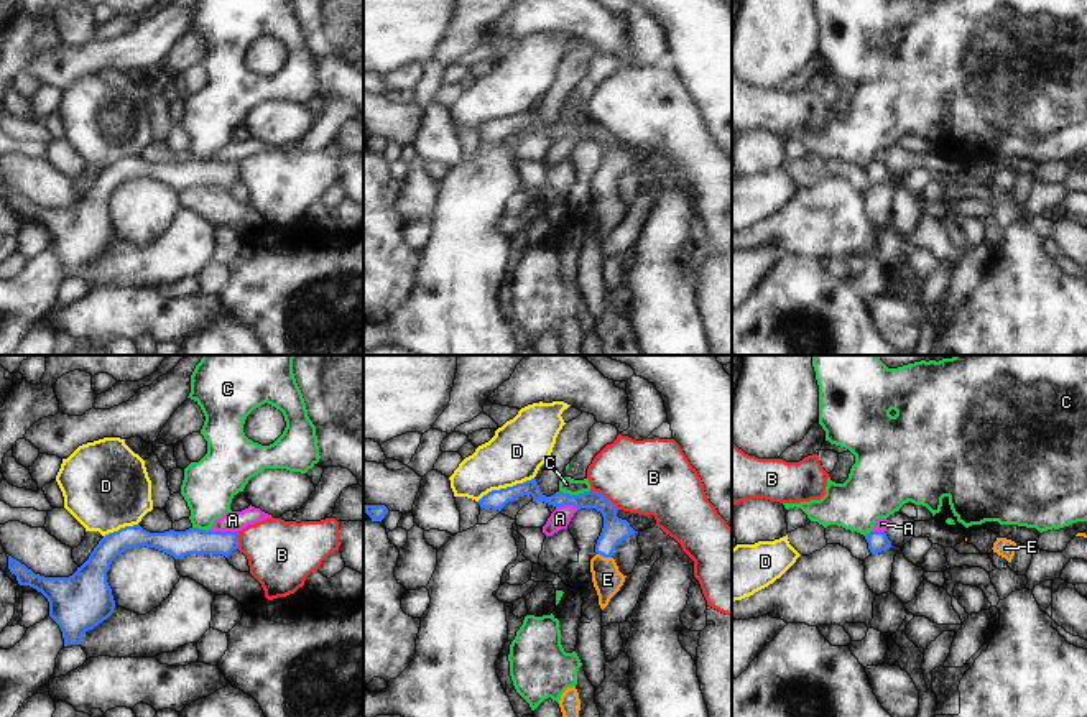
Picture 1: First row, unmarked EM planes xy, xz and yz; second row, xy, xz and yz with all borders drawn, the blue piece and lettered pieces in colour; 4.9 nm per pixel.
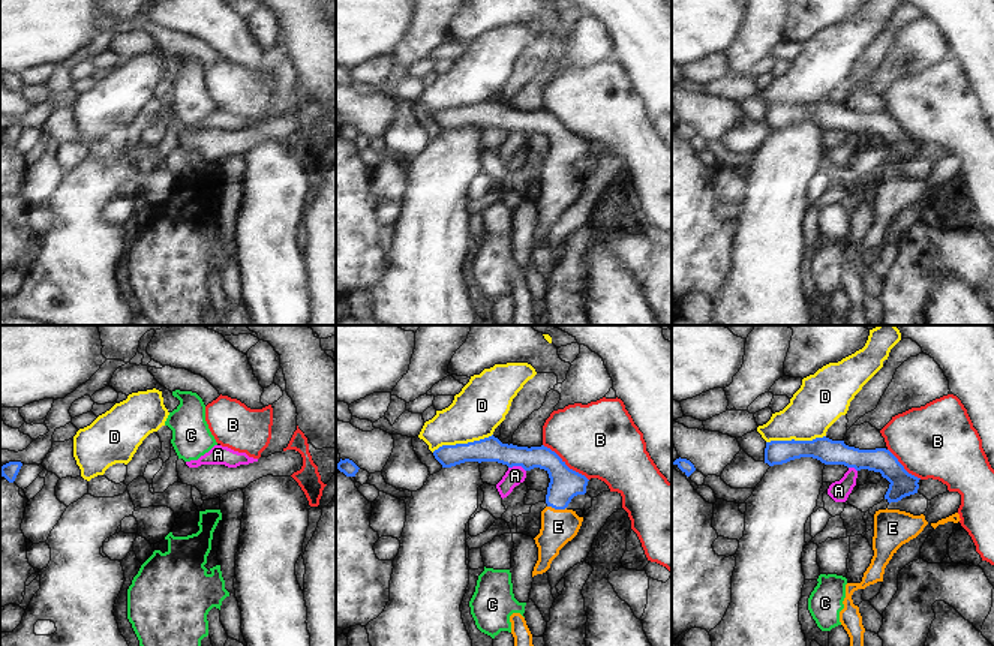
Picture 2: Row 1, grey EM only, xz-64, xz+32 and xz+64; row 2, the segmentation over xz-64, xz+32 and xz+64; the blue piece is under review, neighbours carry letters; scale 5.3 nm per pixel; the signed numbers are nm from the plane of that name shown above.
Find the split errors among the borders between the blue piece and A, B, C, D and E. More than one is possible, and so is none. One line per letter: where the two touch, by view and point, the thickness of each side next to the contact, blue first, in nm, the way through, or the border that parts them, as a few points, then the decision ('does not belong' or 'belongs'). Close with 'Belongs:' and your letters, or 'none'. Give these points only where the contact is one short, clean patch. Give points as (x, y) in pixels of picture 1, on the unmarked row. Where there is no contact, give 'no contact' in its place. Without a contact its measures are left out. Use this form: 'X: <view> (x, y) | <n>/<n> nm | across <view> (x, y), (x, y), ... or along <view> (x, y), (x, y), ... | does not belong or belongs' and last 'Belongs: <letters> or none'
A: xy (222, 163) | 130/100 nm | along xy (209, 161), (235, 163) | does not belong
B: xz (604, 129) | 130/360 nm | along xz (591, 120), (602, 125), (617, 142) | does not belong
C: xz (574, 127) | 110/80 nm | along xz (589, 120), (579, 125), (559, 124) | does not belong
D: xz (507, 119) | 100/280 nm | along xz (533, 109), (492, 120), (477, 134) | does not belong
E: xz (604, 188) | 130/150 nm | across xz (615, 161), (604, 180), (604, 188), (607, 211) | belongs
Belongs: E

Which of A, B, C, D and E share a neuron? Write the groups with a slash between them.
A / B / C / D / E

